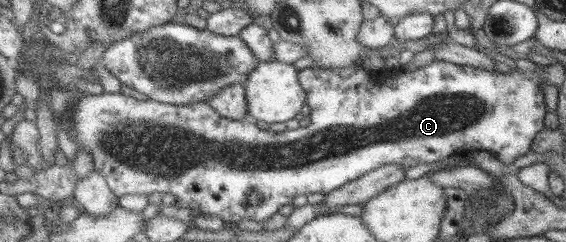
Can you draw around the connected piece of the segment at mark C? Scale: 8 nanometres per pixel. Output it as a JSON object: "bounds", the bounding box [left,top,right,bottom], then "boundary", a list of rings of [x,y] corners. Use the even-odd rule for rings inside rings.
{"bounds":[60,60,549,226],"boundary":[[[435,60],[432,61],[431,63],[428,63],[427,65],[424,65],[423,67],[418,67],[417,69],[414,69],[413,71],[403,71],[399,72],[398,75],[395,77],[386,77],[381,74],[365,74],[363,70],[361,69],[360,62],[356,63],[355,65],[352,65],[351,67],[336,67],[335,69],[321,69],[317,67],[311,67],[311,68],[305,68],[305,69],[300,69],[299,73],[297,74],[297,79],[300,82],[300,86],[304,88],[305,92],[305,103],[308,105],[310,112],[308,114],[309,121],[310,123],[305,126],[305,127],[299,127],[296,129],[286,129],[285,131],[282,131],[281,133],[277,132],[272,132],[268,130],[261,130],[255,126],[253,123],[249,123],[247,121],[239,121],[237,119],[229,119],[220,113],[217,113],[217,110],[215,107],[212,105],[209,105],[208,101],[205,102],[195,102],[189,105],[173,105],[173,104],[166,104],[166,103],[161,103],[158,101],[155,101],[154,99],[149,99],[147,101],[141,101],[140,99],[135,99],[134,97],[129,97],[128,95],[125,95],[124,93],[116,92],[116,93],[102,93],[101,95],[91,95],[91,94],[86,94],[84,96],[83,94],[80,94],[77,96],[76,102],[74,106],[72,107],[72,116],[70,117],[70,123],[66,125],[62,119],[60,119],[63,123],[63,127],[70,126],[71,131],[74,131],[72,135],[74,135],[74,143],[76,143],[77,147],[80,147],[80,149],[83,149],[85,151],[88,151],[89,153],[92,154],[92,163],[94,164],[94,170],[100,171],[104,176],[105,179],[107,180],[107,183],[112,187],[113,193],[117,195],[117,197],[125,197],[126,195],[151,195],[151,193],[171,193],[172,195],[175,196],[176,203],[175,206],[177,208],[180,207],[185,207],[185,208],[191,208],[194,209],[195,211],[198,211],[198,213],[201,214],[209,214],[211,216],[217,216],[217,218],[220,218],[221,221],[227,222],[232,226],[235,226],[239,221],[245,220],[253,220],[257,222],[269,220],[271,216],[277,213],[277,211],[280,211],[284,205],[291,204],[291,199],[295,197],[296,195],[306,195],[308,193],[323,193],[325,195],[326,193],[329,193],[330,191],[336,190],[338,187],[341,187],[344,183],[347,183],[348,181],[351,181],[352,179],[357,179],[360,175],[363,175],[364,173],[367,173],[367,171],[371,171],[372,169],[375,169],[376,167],[381,167],[382,165],[400,165],[402,169],[409,169],[409,167],[413,167],[414,165],[417,165],[418,163],[436,163],[439,162],[445,158],[450,159],[450,157],[454,155],[460,155],[461,153],[467,153],[472,150],[485,150],[488,152],[491,152],[500,162],[503,162],[505,165],[508,163],[511,163],[514,159],[517,159],[520,155],[523,155],[527,153],[530,150],[530,143],[533,137],[535,137],[535,134],[537,131],[541,131],[541,129],[544,128],[543,126],[543,115],[545,115],[545,104],[543,101],[543,94],[541,93],[541,90],[539,90],[538,83],[541,80],[544,80],[546,84],[549,84],[546,79],[544,79],[541,74],[538,72],[527,72],[524,70],[506,70],[502,69],[500,71],[487,71],[486,69],[477,69],[476,67],[469,67],[466,65],[461,65],[461,64],[454,64],[454,63],[449,63],[449,62],[444,62],[441,60]],[[253,190],[253,191],[258,191],[262,195],[262,200],[257,204],[253,205],[252,203],[248,202],[247,196],[248,193]]]}

